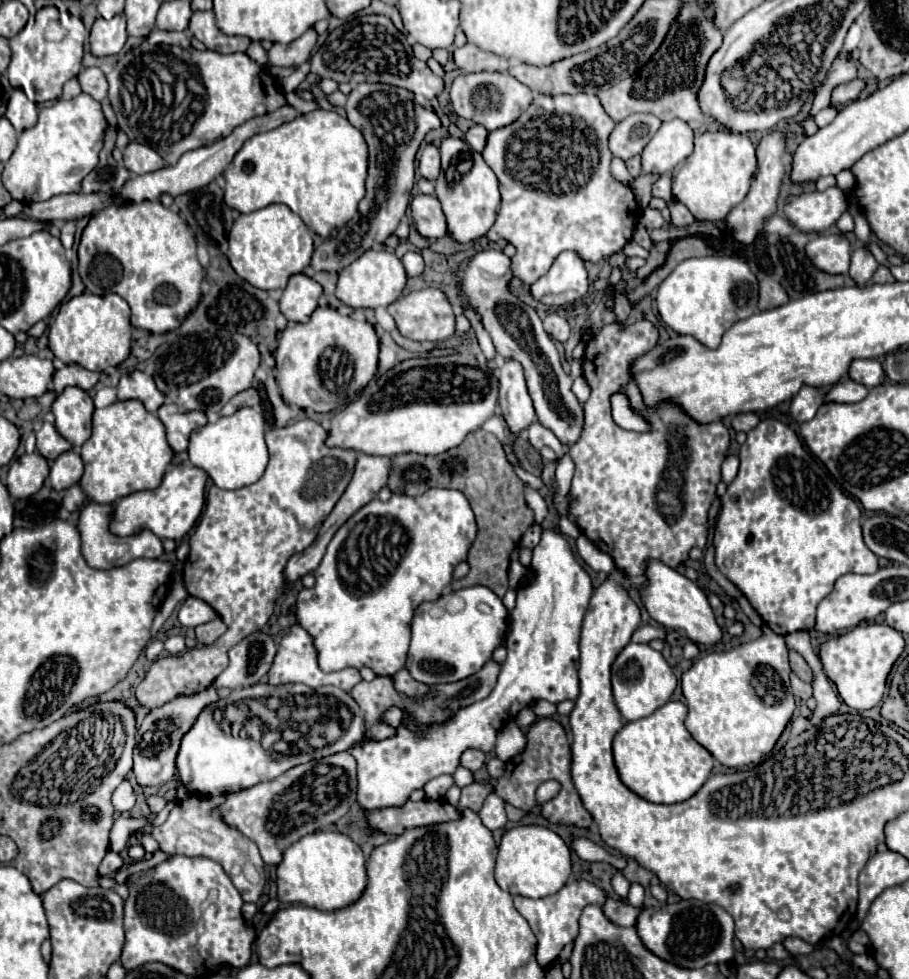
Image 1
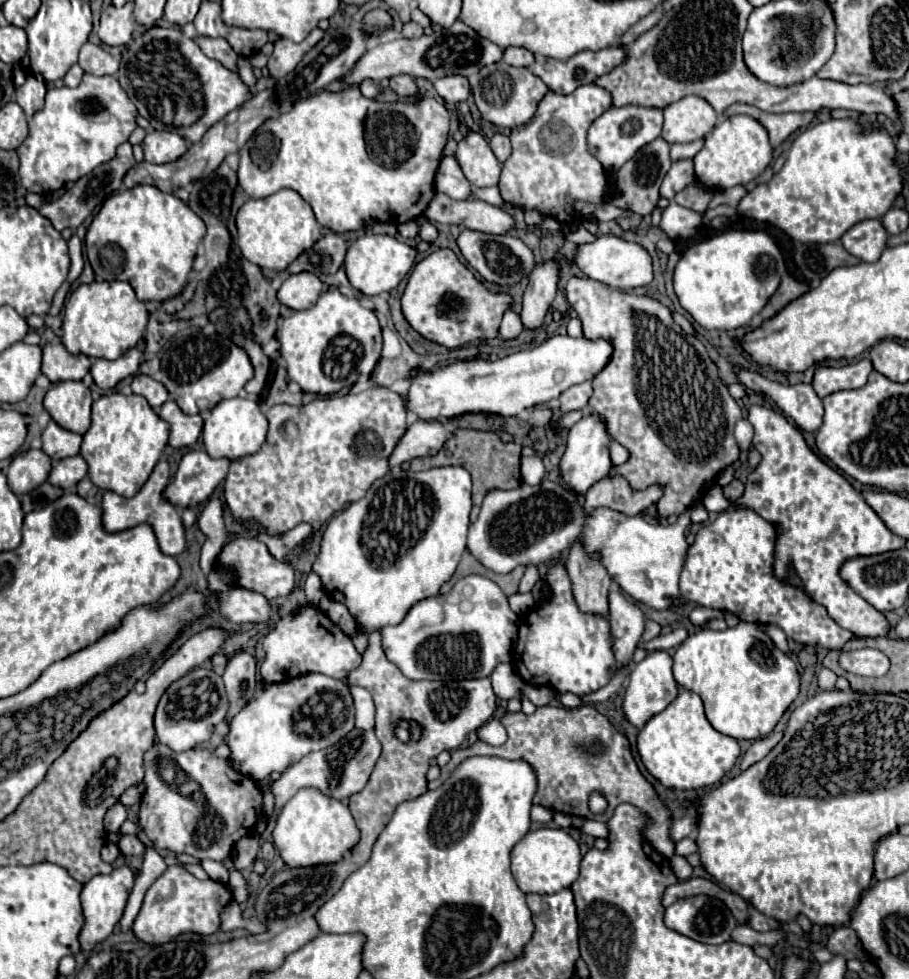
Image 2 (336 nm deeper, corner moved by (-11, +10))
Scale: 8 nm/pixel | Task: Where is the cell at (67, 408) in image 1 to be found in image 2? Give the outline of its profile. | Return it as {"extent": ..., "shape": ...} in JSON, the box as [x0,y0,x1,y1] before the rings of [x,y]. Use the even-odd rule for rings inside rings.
{"extent":[45,381,91,435],"shape":[[[83,381],[55,383],[45,395],[45,409],[57,425],[83,435],[91,425],[91,391]]]}

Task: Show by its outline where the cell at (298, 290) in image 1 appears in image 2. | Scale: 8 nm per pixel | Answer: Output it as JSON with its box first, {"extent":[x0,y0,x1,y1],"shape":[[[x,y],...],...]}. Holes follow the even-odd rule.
{"extent":[277,273,323,309],"shape":[[[297,273],[289,275],[281,289],[277,291],[277,299],[289,309],[309,309],[315,305],[323,291],[323,283],[315,273]]]}

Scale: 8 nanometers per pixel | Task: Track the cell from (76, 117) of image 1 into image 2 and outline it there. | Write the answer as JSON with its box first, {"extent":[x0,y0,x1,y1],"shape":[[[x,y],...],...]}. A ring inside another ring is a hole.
{"extent":[17,73,137,195],"shape":[[[85,73],[83,81],[79,87],[69,89],[69,87],[53,87],[45,95],[45,107],[33,115],[29,121],[29,135],[17,149],[17,155],[21,159],[19,165],[19,177],[21,183],[27,191],[47,195],[57,189],[61,189],[67,183],[77,181],[79,177],[91,173],[97,165],[111,161],[115,157],[117,145],[125,143],[131,135],[131,131],[137,127],[135,123],[137,109],[129,101],[125,89],[119,85],[119,81],[111,75],[105,77],[95,77]]]}

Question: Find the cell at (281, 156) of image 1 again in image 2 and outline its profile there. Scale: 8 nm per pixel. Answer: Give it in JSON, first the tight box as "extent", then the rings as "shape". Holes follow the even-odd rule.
{"extent":[239,87,449,233],"shape":[[[355,87],[337,93],[323,91],[305,101],[297,101],[297,105],[277,121],[265,121],[243,145],[239,151],[239,185],[253,199],[269,197],[285,187],[297,191],[311,205],[319,225],[333,233],[357,231],[365,219],[399,225],[419,217],[433,199],[433,175],[441,161],[447,135],[449,111],[435,99],[421,99],[419,103],[379,103],[365,99]],[[345,103],[369,103],[369,107],[365,113],[345,113]]]}

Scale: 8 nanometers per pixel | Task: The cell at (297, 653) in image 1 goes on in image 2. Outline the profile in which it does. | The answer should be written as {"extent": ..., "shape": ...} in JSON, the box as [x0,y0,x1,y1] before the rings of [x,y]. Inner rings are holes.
{"extent":[259,605,361,683],"shape":[[[299,605],[281,617],[263,639],[263,649],[265,661],[259,671],[265,683],[281,683],[303,673],[323,673],[335,679],[345,679],[361,665],[361,653],[355,649],[351,637],[347,637],[323,611],[313,605]]]}

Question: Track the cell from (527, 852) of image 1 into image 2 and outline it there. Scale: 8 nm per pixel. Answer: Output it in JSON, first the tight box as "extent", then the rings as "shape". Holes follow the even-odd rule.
{"extent":[511,827,581,893],"shape":[[[541,827],[529,831],[511,851],[511,873],[523,893],[557,893],[579,877],[579,863],[581,853],[577,841],[565,833],[563,829],[555,827]]]}

